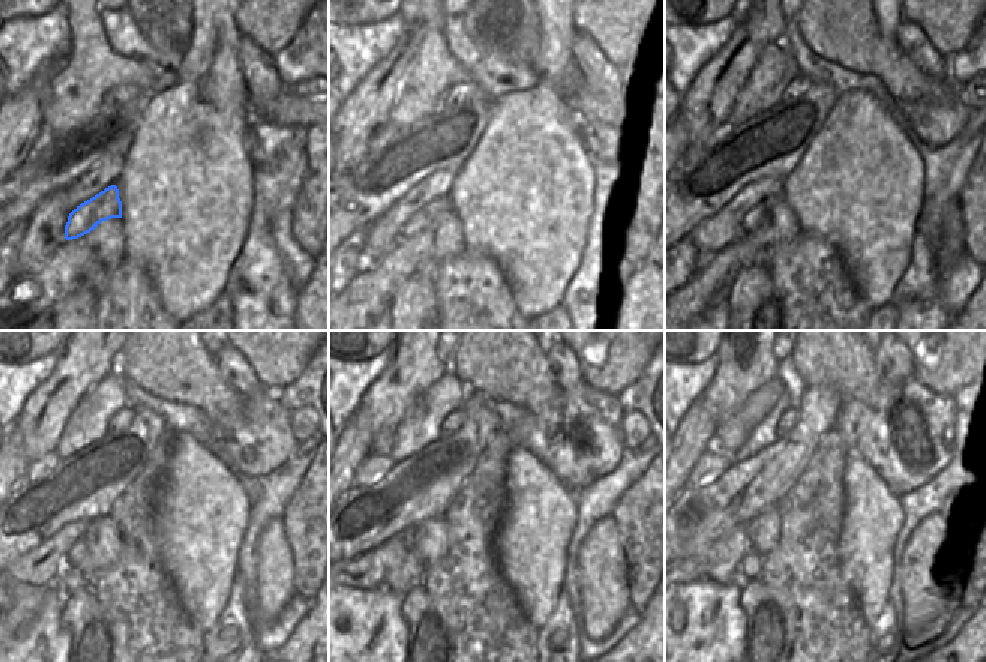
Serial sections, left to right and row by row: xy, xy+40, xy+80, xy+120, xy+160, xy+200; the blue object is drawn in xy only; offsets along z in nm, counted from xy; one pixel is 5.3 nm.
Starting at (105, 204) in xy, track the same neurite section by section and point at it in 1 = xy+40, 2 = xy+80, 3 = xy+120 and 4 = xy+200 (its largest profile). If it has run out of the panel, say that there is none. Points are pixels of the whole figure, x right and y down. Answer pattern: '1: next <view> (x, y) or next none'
1: next xy+40 (422, 218)
2: next xy+80 (752, 219)
3: next xy+120 (72, 580)
4: next xy+200 (751, 563)

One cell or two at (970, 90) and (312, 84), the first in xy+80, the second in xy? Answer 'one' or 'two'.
one

